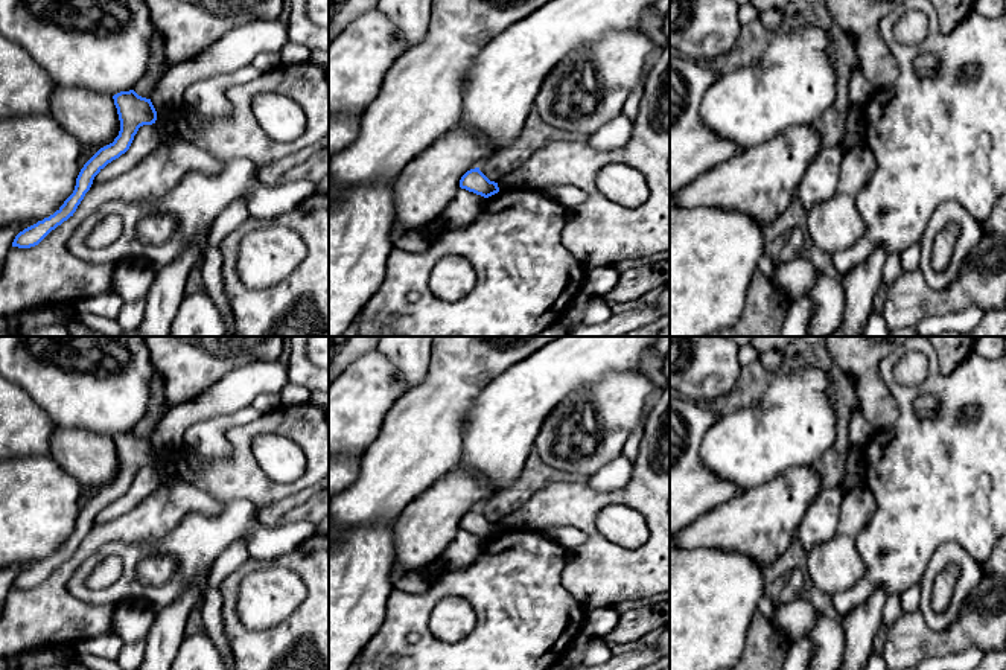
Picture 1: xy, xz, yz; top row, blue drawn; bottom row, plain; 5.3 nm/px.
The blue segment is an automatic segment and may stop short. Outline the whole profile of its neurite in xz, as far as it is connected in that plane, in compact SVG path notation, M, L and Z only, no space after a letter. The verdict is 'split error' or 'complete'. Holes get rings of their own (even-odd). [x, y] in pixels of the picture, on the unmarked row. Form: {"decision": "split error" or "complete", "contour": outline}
{"decision": "complete", "contour": "M479 509L467 512L461 521L460 528L484 539L489 539L499 533L498 524L490 522Z"}

